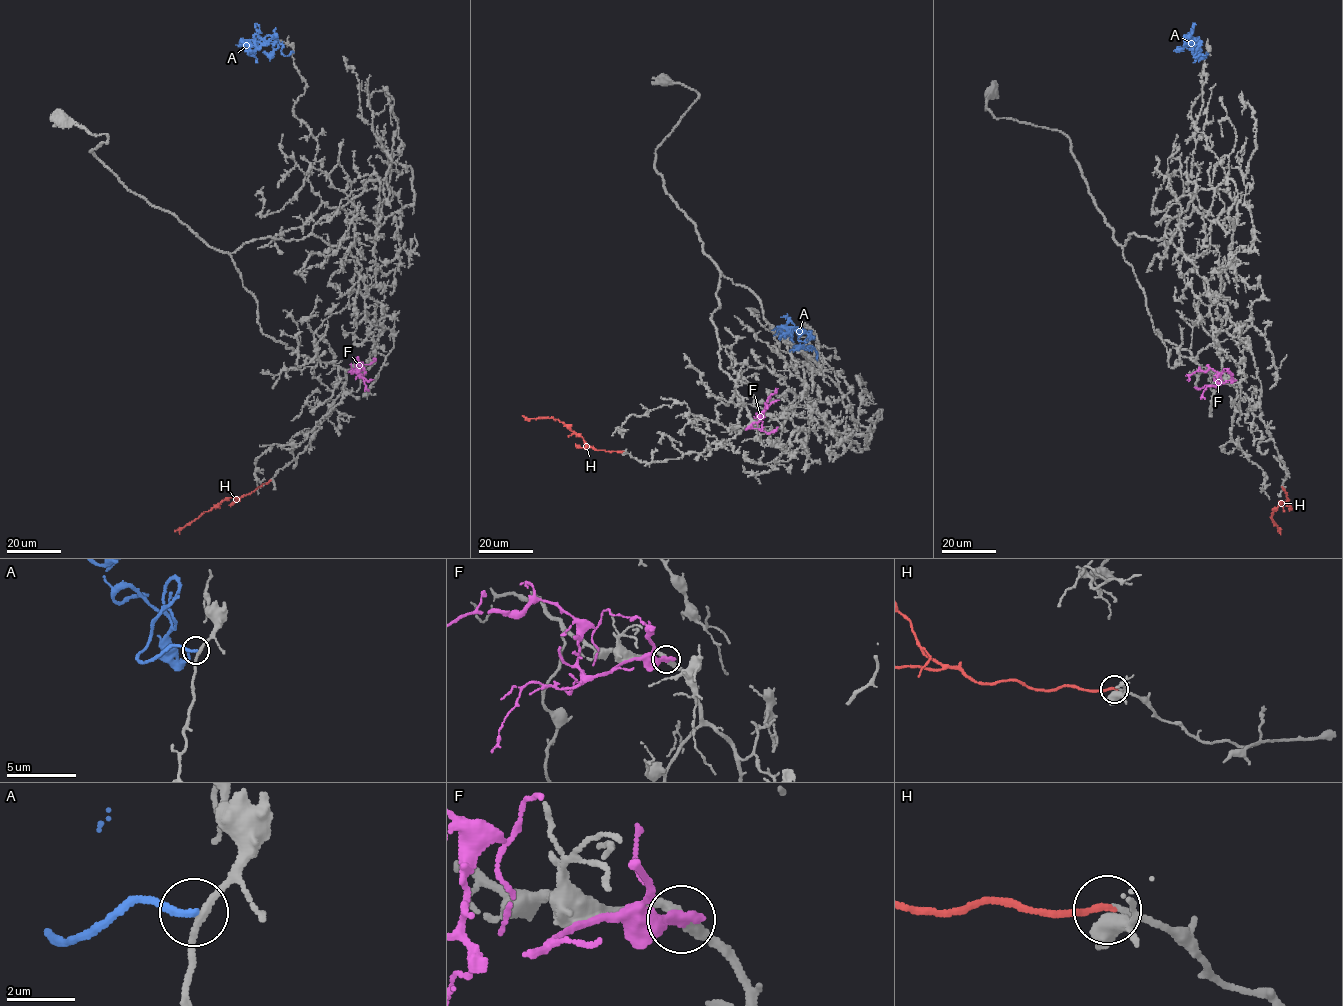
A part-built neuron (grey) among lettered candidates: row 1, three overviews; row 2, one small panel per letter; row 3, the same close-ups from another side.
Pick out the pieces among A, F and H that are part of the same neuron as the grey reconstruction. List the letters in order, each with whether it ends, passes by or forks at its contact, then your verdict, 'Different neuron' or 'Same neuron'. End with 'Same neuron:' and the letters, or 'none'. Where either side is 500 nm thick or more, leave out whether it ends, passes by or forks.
A: It ends there. Different neuron
F: It ends there. Different neuron
H: It ends there. Same neuron
Same neuron: H

